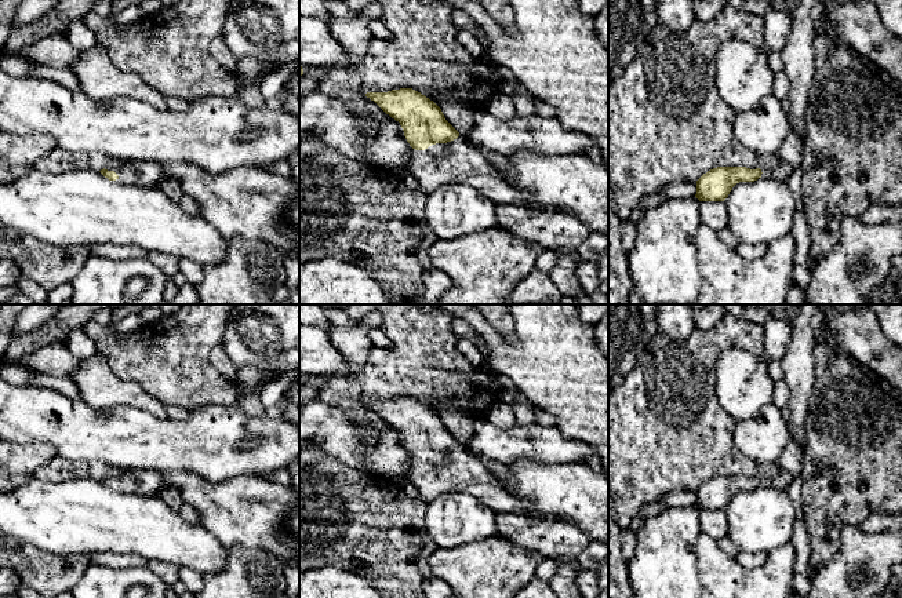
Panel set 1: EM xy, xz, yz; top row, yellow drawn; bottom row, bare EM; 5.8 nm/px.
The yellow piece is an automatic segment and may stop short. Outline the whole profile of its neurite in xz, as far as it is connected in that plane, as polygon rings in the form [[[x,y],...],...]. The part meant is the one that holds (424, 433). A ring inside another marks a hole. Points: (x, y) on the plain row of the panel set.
[[[400,397],[367,401],[365,405],[400,431],[412,456],[407,481],[419,491],[419,499],[425,503],[445,493],[463,493],[476,497],[497,514],[546,518],[508,493],[483,460],[472,455],[445,429],[441,417],[421,401]]]

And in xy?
[[[131,470],[121,477],[103,477],[99,480],[109,489],[121,488],[127,492],[141,493],[143,496],[159,496],[168,485],[160,471],[156,470]]]

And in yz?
[[[785,470],[771,480],[763,477],[750,478],[746,475],[717,475],[696,489],[695,506],[699,510],[724,510],[739,491],[754,491],[761,485],[786,491],[792,480],[793,475]]]

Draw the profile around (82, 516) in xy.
[[[32,478],[8,492],[0,492],[0,530],[25,544],[59,555],[113,553],[189,568],[201,576],[218,573],[226,548],[200,524],[186,522],[159,496],[109,489],[95,478],[50,482]]]

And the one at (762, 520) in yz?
[[[785,489],[739,491],[724,508],[725,536],[739,551],[771,553],[790,542],[796,511]]]

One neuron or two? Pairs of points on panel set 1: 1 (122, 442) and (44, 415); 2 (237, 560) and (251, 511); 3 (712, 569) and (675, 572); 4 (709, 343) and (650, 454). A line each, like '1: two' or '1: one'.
1: one
2: two
3: two
4: one

